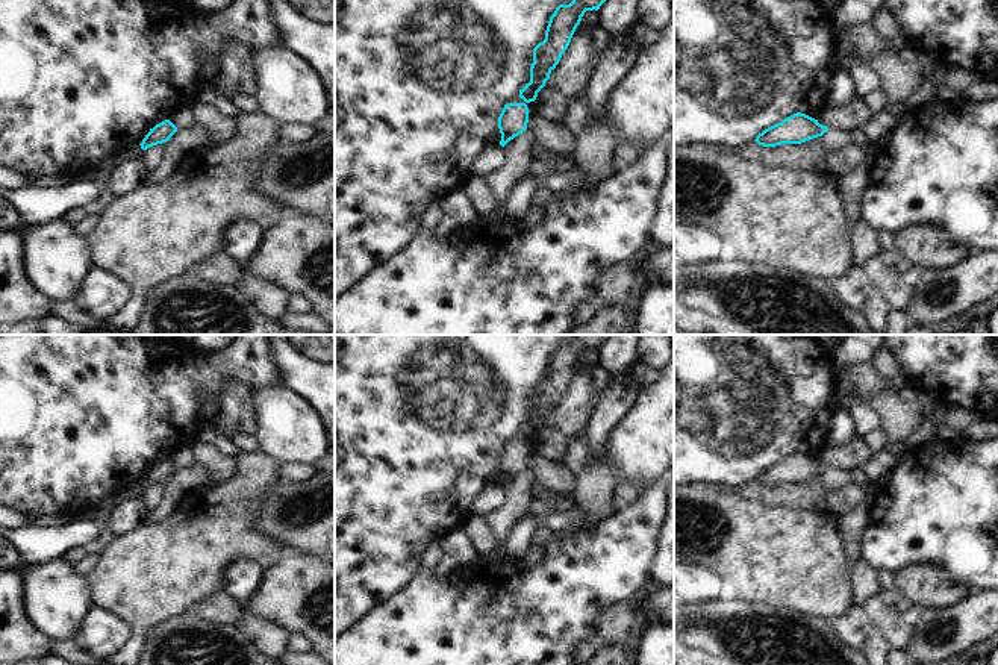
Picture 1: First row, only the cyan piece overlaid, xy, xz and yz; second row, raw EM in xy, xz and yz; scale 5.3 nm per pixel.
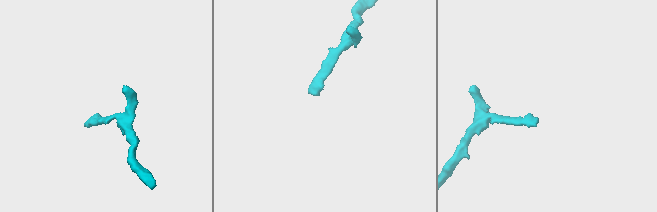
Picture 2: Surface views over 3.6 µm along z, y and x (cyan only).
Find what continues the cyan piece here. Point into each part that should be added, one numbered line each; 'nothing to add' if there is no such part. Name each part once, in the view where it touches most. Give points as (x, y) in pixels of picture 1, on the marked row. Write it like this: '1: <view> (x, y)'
nothing to add

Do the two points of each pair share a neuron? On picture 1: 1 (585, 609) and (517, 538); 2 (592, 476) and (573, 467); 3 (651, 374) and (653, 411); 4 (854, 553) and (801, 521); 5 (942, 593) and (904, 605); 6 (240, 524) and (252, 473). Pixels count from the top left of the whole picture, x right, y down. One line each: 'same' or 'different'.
1: different
2: different
3: different
4: different
5: different
6: same

